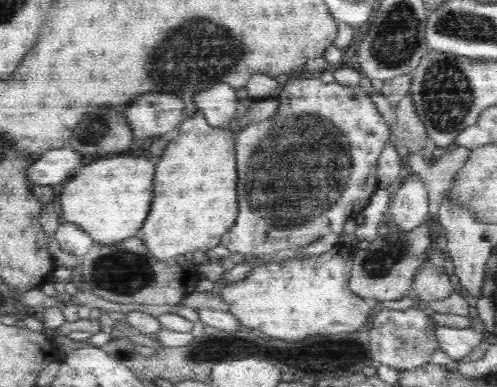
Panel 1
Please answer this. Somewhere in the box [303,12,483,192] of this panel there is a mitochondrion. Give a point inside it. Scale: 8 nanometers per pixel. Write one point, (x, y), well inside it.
(447, 96)

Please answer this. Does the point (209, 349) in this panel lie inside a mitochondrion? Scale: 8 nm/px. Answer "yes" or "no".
yes

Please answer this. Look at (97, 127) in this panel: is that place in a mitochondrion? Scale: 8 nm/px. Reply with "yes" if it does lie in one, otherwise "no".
yes

